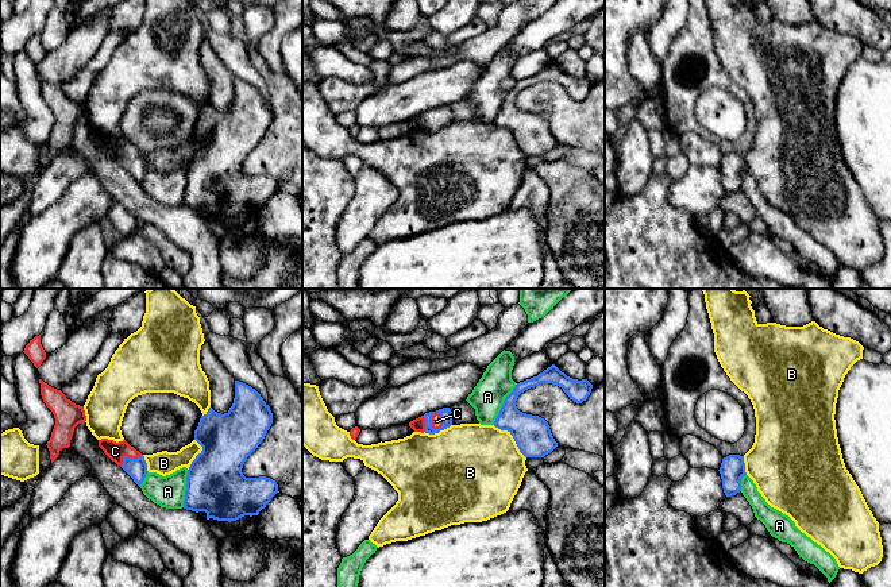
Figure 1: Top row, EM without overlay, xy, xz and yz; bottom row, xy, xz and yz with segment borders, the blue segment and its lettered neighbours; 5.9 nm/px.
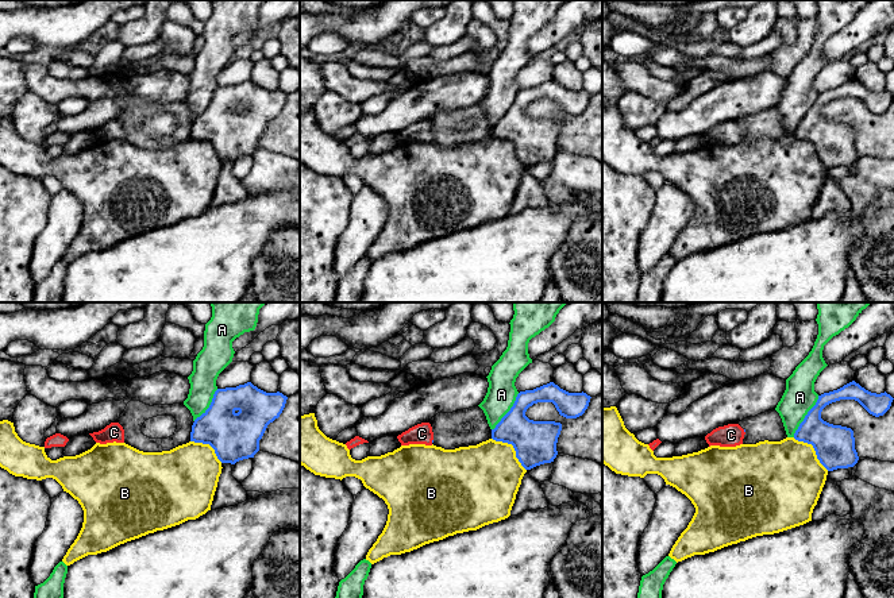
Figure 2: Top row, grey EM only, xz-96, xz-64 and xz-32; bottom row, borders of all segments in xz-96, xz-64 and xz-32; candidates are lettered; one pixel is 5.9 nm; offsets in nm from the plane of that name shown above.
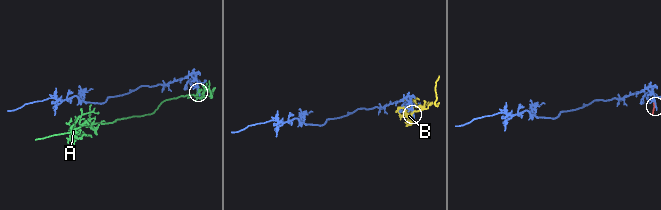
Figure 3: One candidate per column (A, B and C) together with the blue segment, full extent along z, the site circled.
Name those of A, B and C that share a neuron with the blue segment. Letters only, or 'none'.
C

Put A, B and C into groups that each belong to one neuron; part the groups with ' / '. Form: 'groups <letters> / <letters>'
groups A / B / C

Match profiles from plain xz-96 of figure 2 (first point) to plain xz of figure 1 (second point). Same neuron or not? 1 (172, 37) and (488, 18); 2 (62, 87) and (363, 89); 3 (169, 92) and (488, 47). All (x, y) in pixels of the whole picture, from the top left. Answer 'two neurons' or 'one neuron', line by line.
1: one neuron
2: two neurons
3: two neurons

